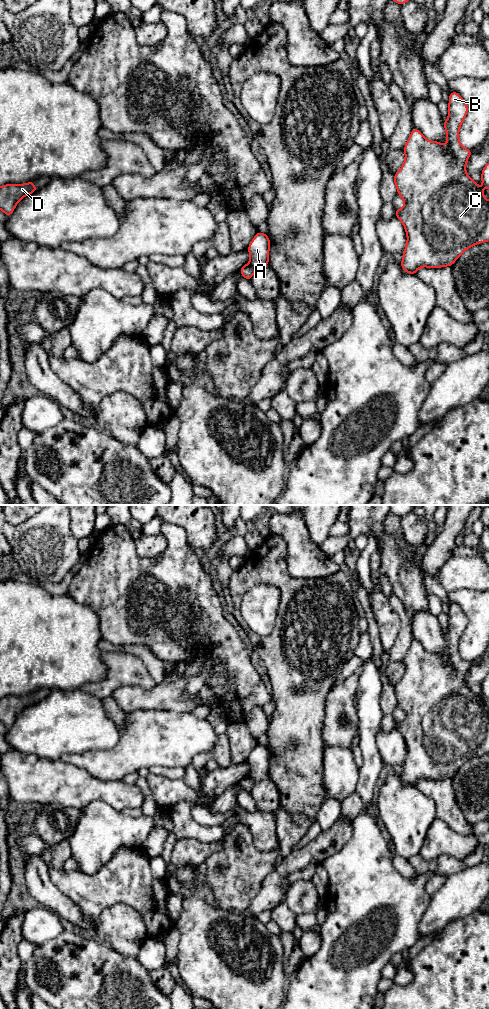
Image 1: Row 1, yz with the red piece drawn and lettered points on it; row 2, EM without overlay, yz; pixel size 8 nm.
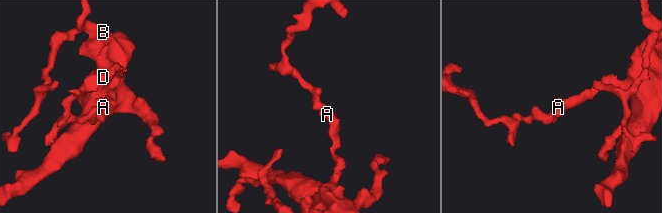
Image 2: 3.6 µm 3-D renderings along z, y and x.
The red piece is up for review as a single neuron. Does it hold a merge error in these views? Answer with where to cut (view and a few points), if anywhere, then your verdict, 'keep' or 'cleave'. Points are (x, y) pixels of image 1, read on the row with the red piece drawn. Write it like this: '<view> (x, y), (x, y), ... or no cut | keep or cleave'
yz (249, 263), (255, 269) | cleave

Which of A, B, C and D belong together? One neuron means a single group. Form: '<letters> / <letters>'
A B C / D

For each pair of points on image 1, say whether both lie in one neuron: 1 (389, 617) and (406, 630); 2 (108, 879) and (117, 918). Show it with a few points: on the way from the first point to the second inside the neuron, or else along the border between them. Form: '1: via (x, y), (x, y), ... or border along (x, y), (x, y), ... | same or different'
1: border along (390, 604), (400, 621), (399, 632), (392, 647) | different
2: border along (137, 910), (116, 902), (97, 918) | different

